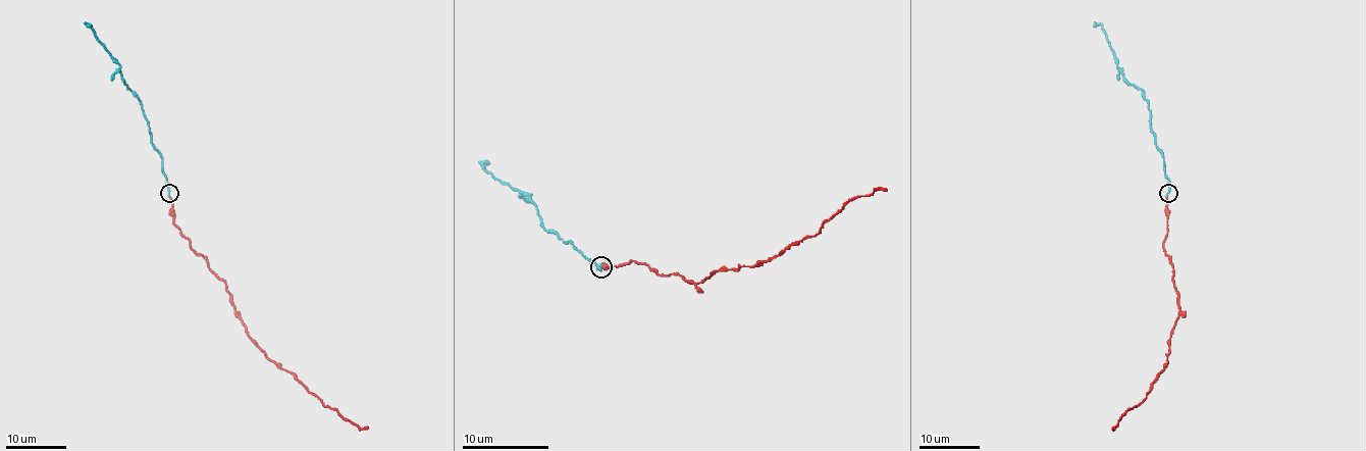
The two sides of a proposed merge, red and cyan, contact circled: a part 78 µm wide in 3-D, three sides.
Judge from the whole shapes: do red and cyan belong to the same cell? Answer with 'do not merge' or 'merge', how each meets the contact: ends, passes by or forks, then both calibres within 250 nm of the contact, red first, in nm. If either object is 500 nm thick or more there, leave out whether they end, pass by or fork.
merge; red ends there; cyan ends there; 90 nm thick on the red side, 200 nm on the other

